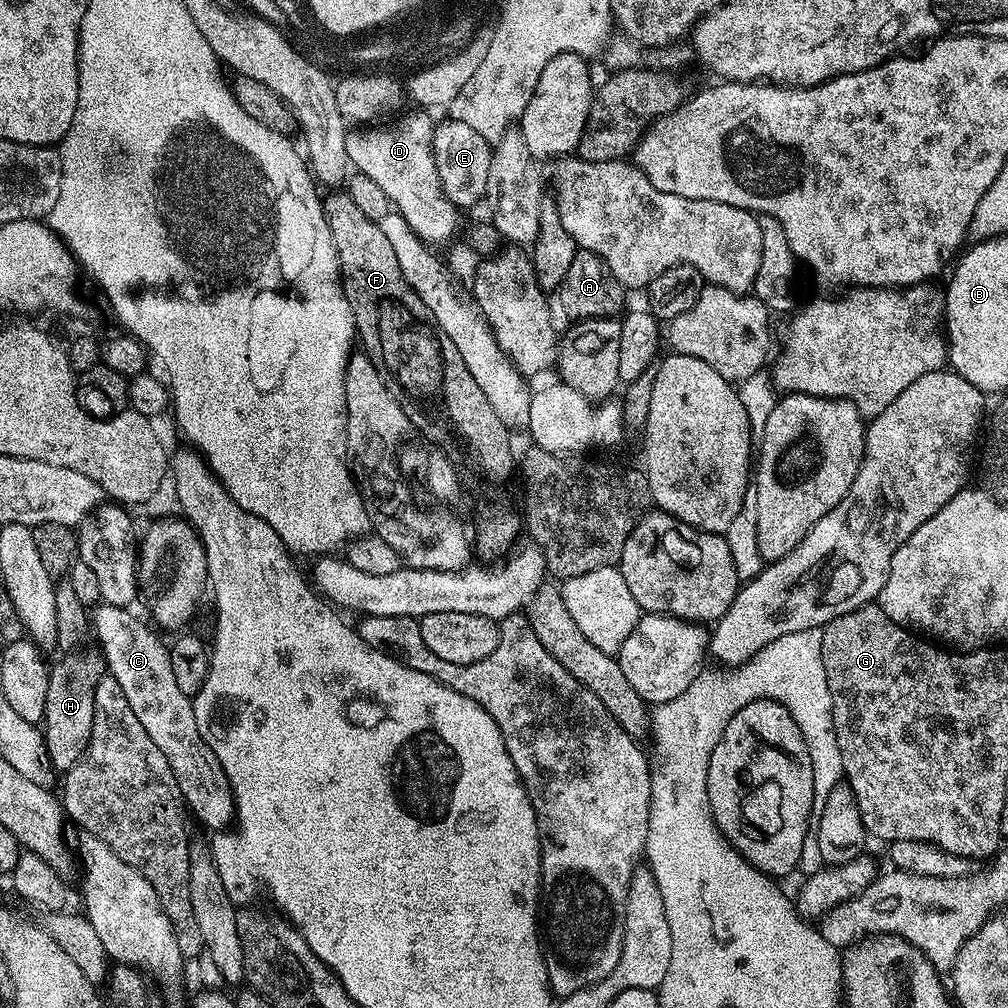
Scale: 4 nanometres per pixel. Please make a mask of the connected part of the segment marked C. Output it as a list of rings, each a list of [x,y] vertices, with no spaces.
[[[101,603],[99,605],[99,607],[97,607],[95,609],[95,612],[91,615],[90,622],[91,622],[93,631],[95,632],[95,630],[96,630],[96,636],[97,636],[99,642],[100,642],[100,645],[98,645],[98,646],[99,646],[99,649],[102,651],[102,655],[104,657],[104,663],[106,665],[107,675],[110,675],[110,676],[114,677],[116,679],[116,681],[118,682],[118,686],[122,686],[122,694],[126,694],[126,702],[130,702],[130,710],[134,710],[134,715],[136,717],[138,717],[138,722],[142,722],[142,730],[146,730],[146,734],[150,734],[150,742],[154,742],[154,746],[158,746],[158,750],[160,751],[161,754],[163,754],[164,764],[166,765],[167,771],[170,773],[170,776],[171,776],[170,771],[172,771],[172,776],[173,776],[174,779],[176,779],[176,784],[177,784],[178,787],[180,787],[180,792],[181,792],[182,795],[184,795],[184,800],[185,800],[186,803],[188,803],[189,810],[192,811],[193,814],[196,815],[197,818],[200,819],[201,822],[204,823],[206,827],[216,828],[216,829],[212,829],[212,830],[227,829],[229,827],[228,823],[230,823],[230,822],[233,823],[233,821],[236,820],[236,803],[234,802],[234,798],[232,797],[232,791],[230,790],[230,786],[228,785],[228,780],[221,773],[220,763],[218,763],[218,761],[216,761],[216,759],[214,758],[214,754],[206,746],[206,742],[202,738],[202,734],[198,734],[198,722],[194,722],[194,710],[192,709],[192,700],[186,694],[182,694],[182,690],[178,690],[178,682],[175,681],[175,679],[174,679],[174,670],[171,669],[171,667],[170,667],[170,654],[168,653],[169,645],[167,643],[160,644],[159,638],[156,637],[155,634],[152,633],[150,629],[146,628],[142,624],[139,624],[139,622],[136,621],[135,618],[131,616],[133,614],[131,611],[125,610],[123,608],[115,608],[114,606],[110,606],[109,604],[106,604],[106,603]]]

